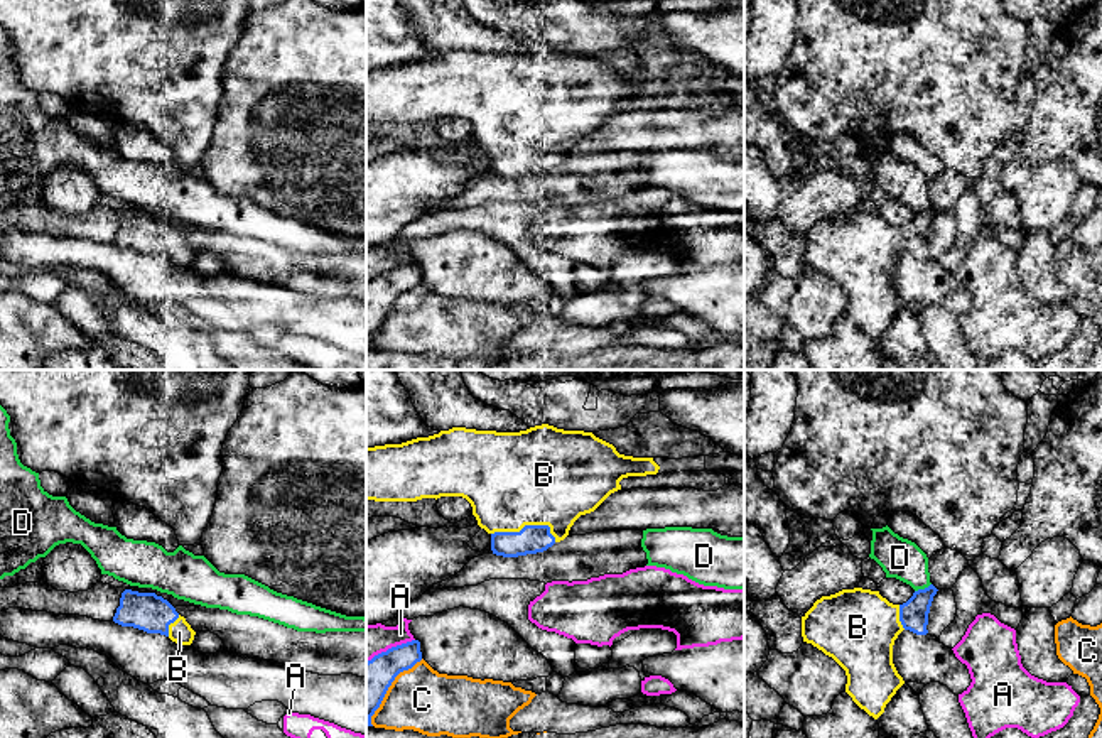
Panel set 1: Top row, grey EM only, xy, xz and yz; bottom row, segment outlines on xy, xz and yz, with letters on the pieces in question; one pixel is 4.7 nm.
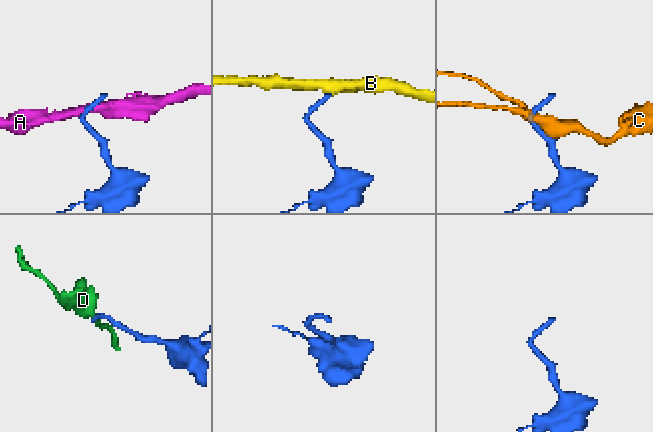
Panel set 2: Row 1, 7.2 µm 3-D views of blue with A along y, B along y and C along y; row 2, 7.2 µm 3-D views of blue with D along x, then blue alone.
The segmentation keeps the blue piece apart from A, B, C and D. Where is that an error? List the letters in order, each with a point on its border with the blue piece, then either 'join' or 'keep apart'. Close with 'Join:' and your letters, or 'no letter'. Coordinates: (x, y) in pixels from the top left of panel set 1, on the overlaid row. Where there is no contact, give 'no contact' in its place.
A: meets blue in xz at (392, 647); keep apart
B: meets blue in xz at (527, 526); join
C: meets blue in xz at (388, 686); keep apart
D: meets blue in yz at (922, 590); keep apart
Join: B

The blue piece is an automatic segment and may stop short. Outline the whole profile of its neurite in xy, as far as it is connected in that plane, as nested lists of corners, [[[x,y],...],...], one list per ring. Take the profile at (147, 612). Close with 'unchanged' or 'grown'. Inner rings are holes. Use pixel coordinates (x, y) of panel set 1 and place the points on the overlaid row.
[[[125,589],[113,621],[147,633],[160,633],[181,645],[191,645],[196,632],[176,608],[155,593]]]; grown

